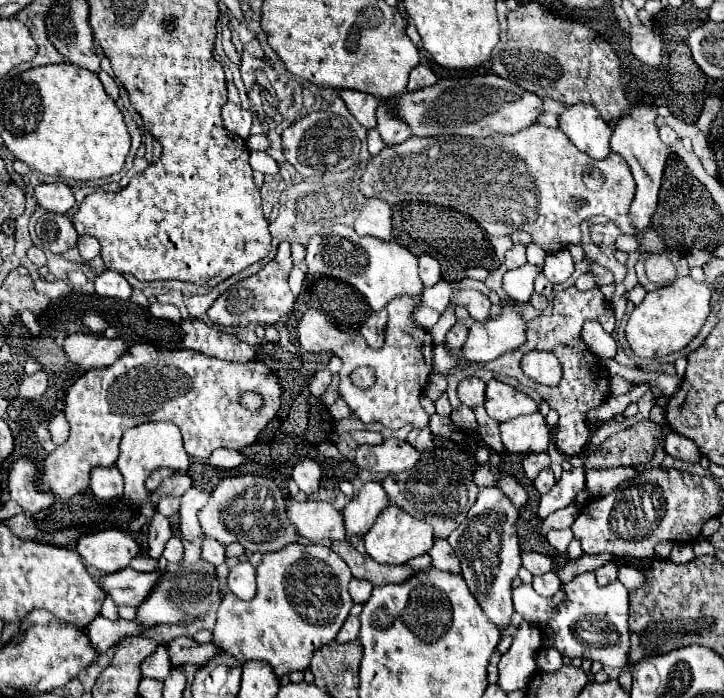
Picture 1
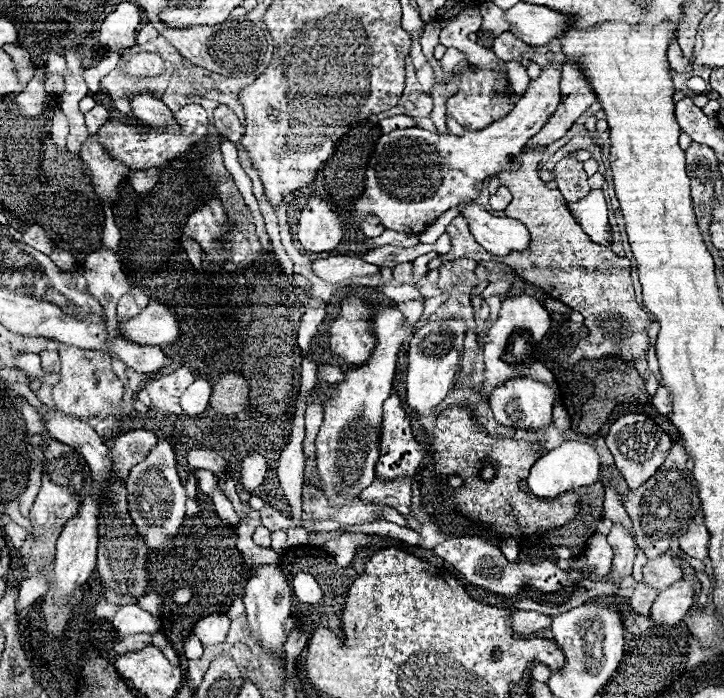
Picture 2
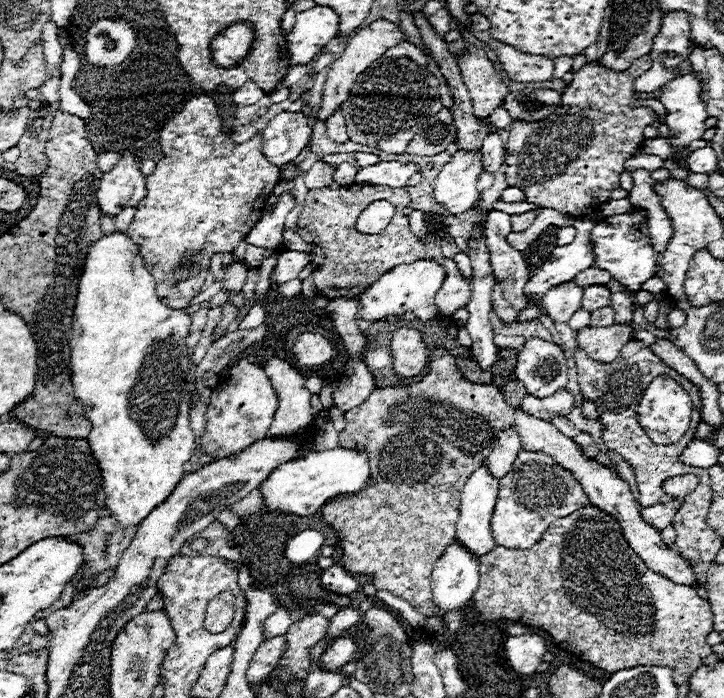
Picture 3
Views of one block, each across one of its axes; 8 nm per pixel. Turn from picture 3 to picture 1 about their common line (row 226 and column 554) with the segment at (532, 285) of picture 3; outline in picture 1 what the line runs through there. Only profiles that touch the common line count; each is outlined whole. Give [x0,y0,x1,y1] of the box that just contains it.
[532,572,560,597]

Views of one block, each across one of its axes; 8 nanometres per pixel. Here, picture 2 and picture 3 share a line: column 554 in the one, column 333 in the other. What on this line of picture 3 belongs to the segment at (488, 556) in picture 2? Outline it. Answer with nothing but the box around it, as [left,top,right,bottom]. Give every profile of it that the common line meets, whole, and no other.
[320,566,360,594]

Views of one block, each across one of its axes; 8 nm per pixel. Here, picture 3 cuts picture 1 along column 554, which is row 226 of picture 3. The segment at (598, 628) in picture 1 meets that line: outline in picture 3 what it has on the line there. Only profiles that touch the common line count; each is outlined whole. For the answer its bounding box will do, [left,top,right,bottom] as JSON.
[590,208,658,290]

